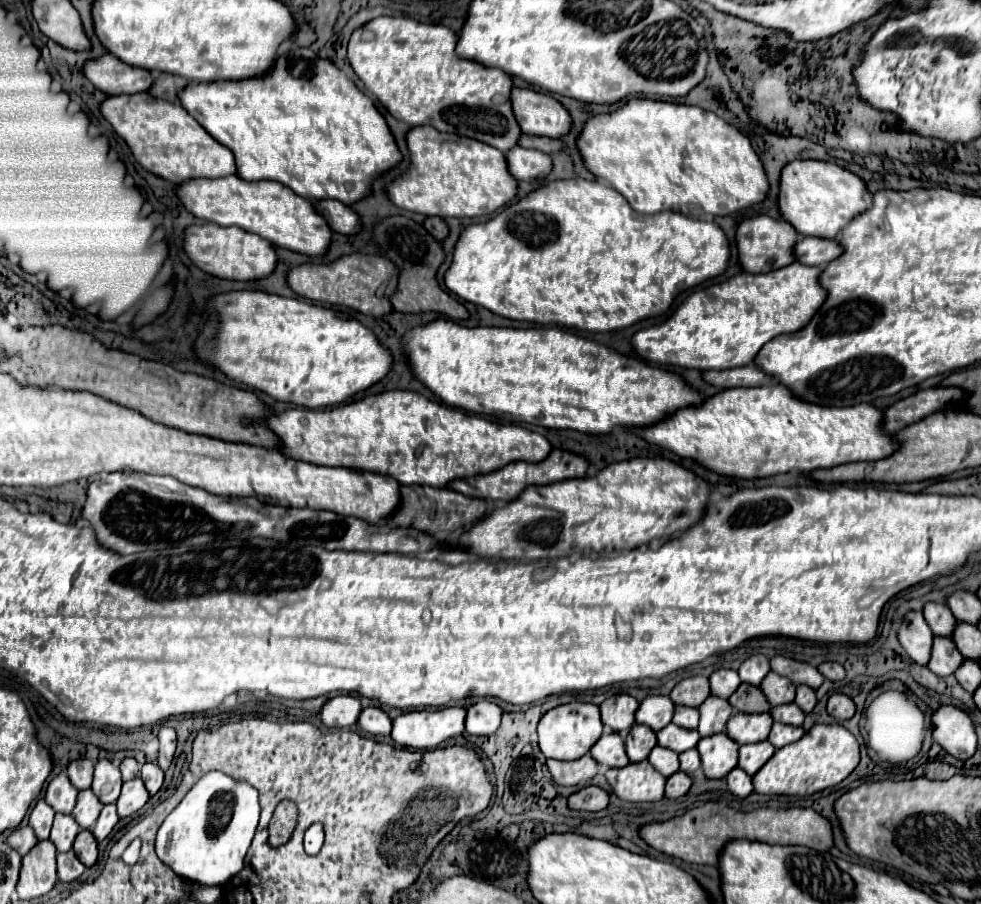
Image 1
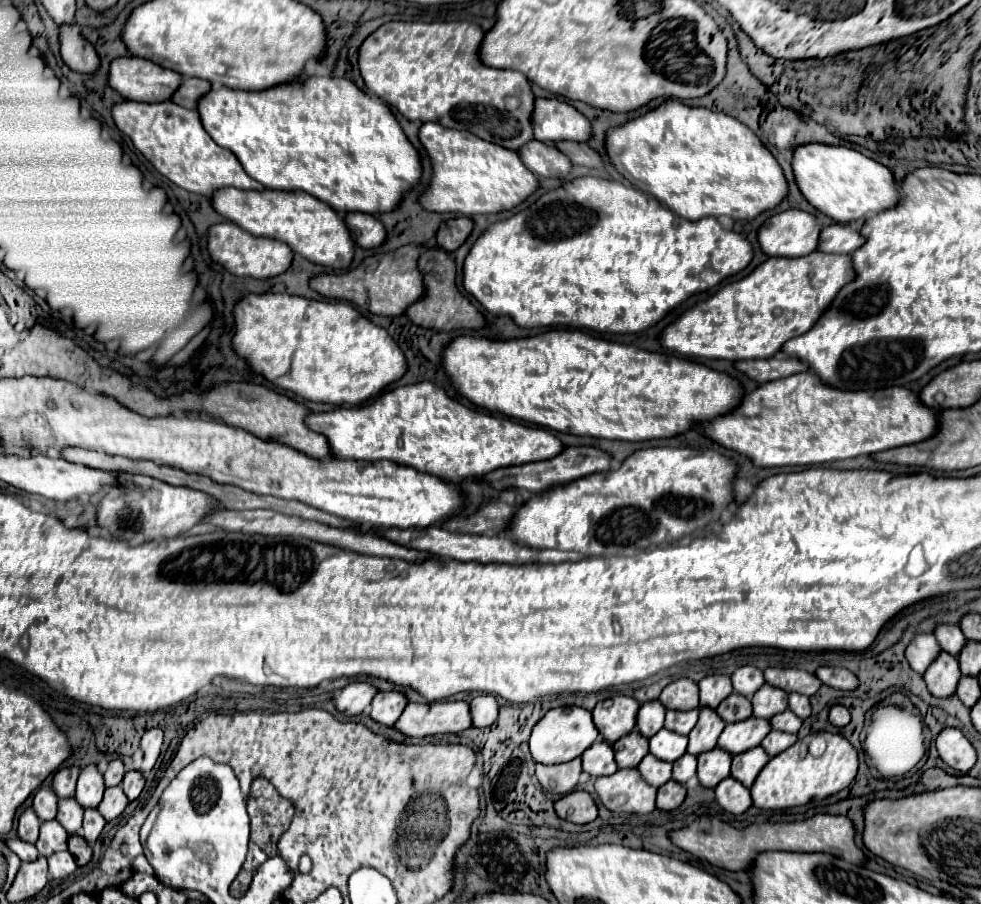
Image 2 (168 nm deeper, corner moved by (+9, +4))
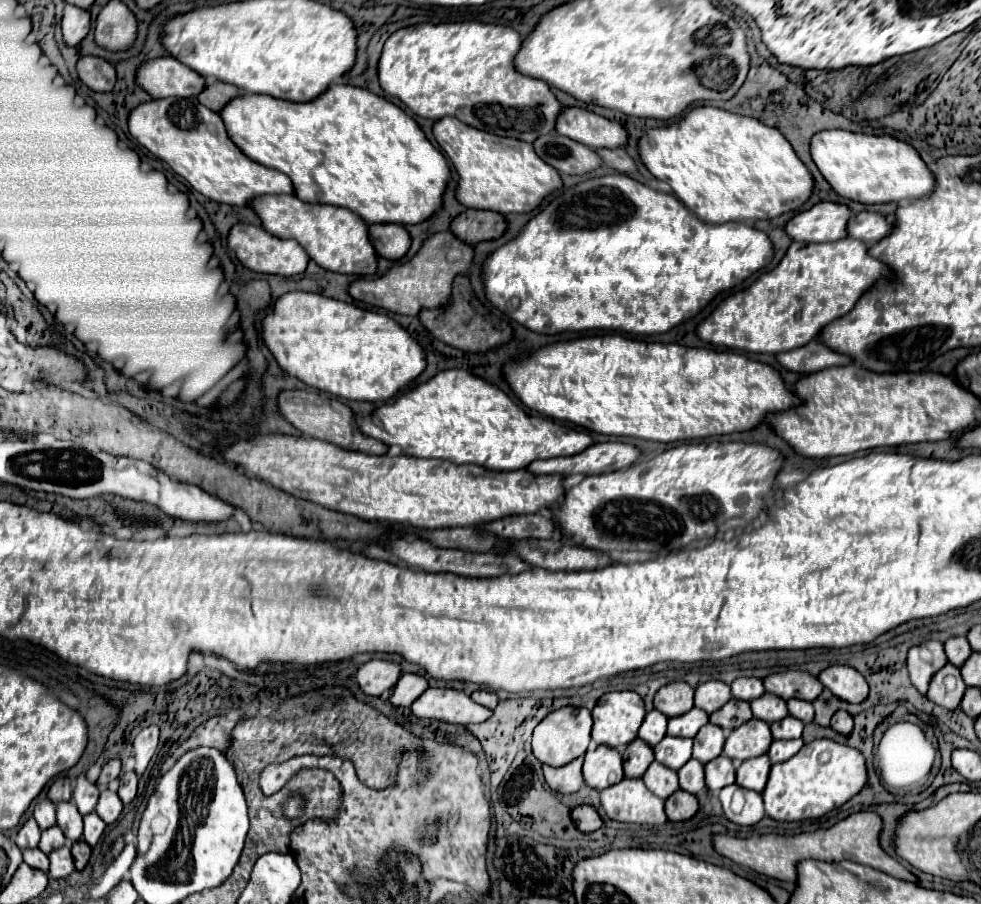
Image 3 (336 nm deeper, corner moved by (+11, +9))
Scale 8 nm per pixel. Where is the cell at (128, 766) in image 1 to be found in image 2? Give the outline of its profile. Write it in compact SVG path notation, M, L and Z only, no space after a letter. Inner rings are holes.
M113 759L105 771L105 785L107 787L113 787L113 785L119 785L125 777L125 765L121 759Z

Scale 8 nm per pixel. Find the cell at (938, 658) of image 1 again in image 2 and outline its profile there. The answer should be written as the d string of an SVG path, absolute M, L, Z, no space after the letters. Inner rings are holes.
M941 651L941 655L937 655L937 659L925 671L925 683L927 683L929 691L937 697L953 695L959 679L961 679L959 663L953 655L949 655L945 651Z

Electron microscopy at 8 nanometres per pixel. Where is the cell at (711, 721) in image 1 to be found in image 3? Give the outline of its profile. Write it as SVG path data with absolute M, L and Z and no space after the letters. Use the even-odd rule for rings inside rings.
M707 724L699 730L695 736L695 746L693 746L693 758L699 760L701 764L707 764L715 760L717 756L723 754L723 744L725 744L727 732L715 724Z

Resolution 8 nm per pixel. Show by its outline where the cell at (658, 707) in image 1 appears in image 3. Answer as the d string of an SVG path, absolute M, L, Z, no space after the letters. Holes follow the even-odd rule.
M651 710L639 728L639 738L645 740L651 748L655 748L665 738L665 734L667 734L667 716L661 714L659 710Z

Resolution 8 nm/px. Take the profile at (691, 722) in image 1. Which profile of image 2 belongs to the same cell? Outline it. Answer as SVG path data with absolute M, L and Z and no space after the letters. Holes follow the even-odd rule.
M693 709L693 711L667 711L667 715L665 715L665 727L669 731L681 733L681 735L689 735L689 731L697 723L697 717L699 717L697 709Z

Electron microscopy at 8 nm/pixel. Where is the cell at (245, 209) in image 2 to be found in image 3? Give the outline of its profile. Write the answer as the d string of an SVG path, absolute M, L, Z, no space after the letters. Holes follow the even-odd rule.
M291 194L263 196L257 198L251 206L253 212L259 214L267 232L283 240L297 240L305 248L309 258L315 260L321 268L349 276L373 276L377 272L377 252L371 246L369 228L351 210L339 206L307 204Z

